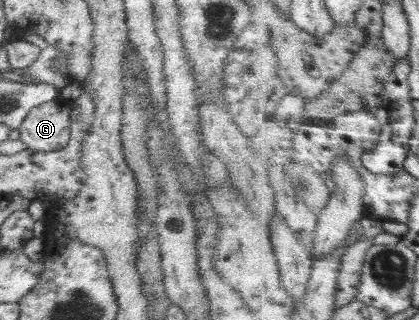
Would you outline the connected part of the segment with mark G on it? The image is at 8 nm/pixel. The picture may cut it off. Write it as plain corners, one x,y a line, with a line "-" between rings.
62,99
34,106
20,124
21,142
33,151
51,152
70,139
71,105

